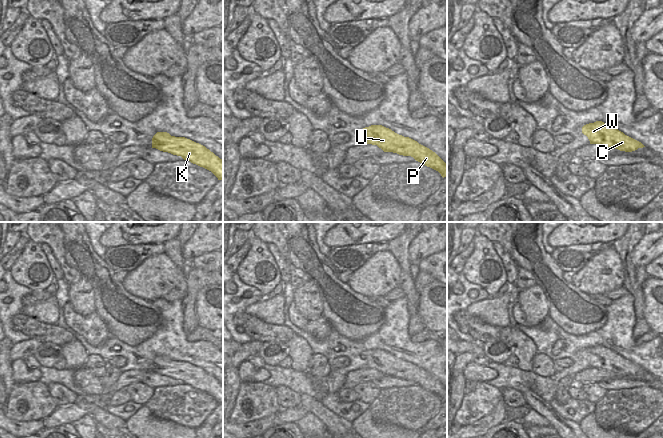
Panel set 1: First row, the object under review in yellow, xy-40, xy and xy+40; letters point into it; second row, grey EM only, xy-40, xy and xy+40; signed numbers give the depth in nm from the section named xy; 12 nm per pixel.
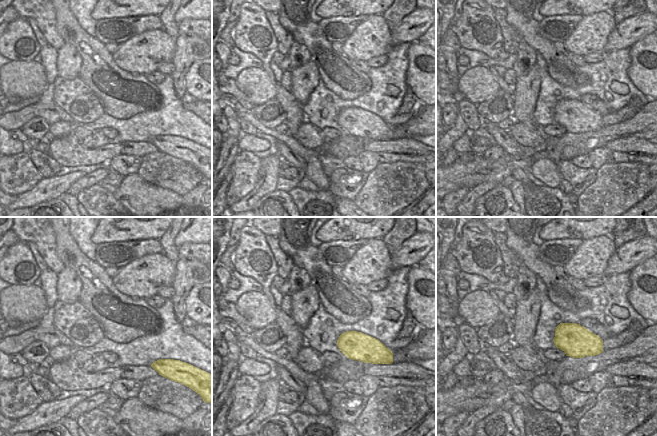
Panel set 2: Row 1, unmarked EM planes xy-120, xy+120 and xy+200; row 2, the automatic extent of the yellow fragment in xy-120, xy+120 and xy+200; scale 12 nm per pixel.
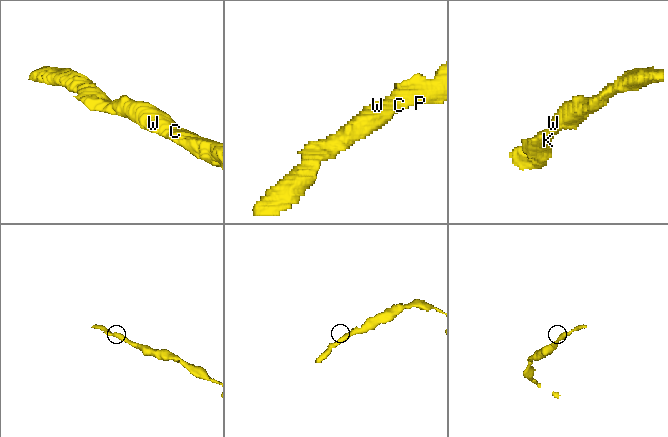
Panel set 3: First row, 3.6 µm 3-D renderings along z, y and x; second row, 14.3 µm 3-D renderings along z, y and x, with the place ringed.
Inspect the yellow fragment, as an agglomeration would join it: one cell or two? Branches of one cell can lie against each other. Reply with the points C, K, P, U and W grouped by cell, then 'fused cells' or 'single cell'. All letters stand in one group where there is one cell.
C K P U W | single cell

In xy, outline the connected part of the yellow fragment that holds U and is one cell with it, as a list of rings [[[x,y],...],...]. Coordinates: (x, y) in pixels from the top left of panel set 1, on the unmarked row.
[[[382,349],[365,351],[361,358],[367,360],[367,368],[377,369],[384,376],[411,380],[423,389],[438,395],[443,402],[447,401],[447,387],[435,376],[409,361],[399,359]]]

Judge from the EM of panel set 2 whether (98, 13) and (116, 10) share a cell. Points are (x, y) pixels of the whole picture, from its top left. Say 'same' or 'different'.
same

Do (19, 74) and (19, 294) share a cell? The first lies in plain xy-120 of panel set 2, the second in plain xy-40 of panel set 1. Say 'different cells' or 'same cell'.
different cells

